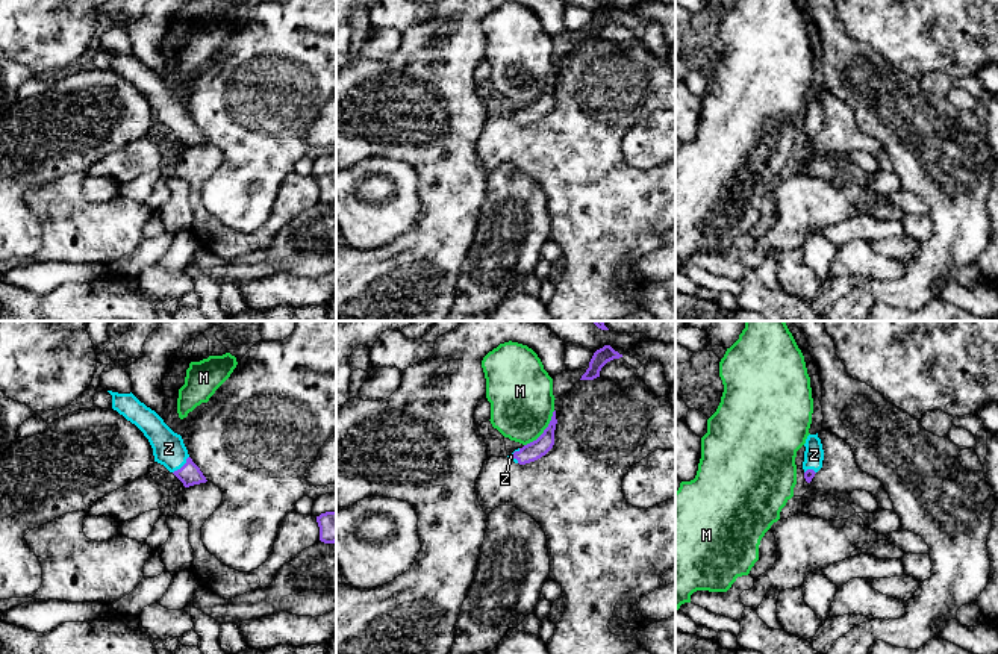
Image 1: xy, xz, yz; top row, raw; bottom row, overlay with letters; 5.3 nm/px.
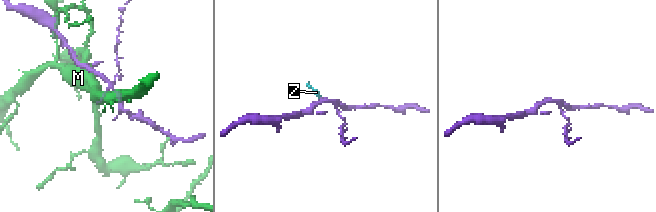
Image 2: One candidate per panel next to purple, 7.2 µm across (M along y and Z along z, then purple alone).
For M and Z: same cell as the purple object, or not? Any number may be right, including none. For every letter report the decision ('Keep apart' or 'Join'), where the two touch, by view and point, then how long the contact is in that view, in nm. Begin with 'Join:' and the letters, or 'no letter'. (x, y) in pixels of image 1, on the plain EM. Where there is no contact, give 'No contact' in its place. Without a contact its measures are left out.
Join: Z
M: Keep apart. Touches purple at xz (544, 91). Shared border 260 nm
Z: Join. Touches purple at xy (184, 126). Shared border 130 nm

